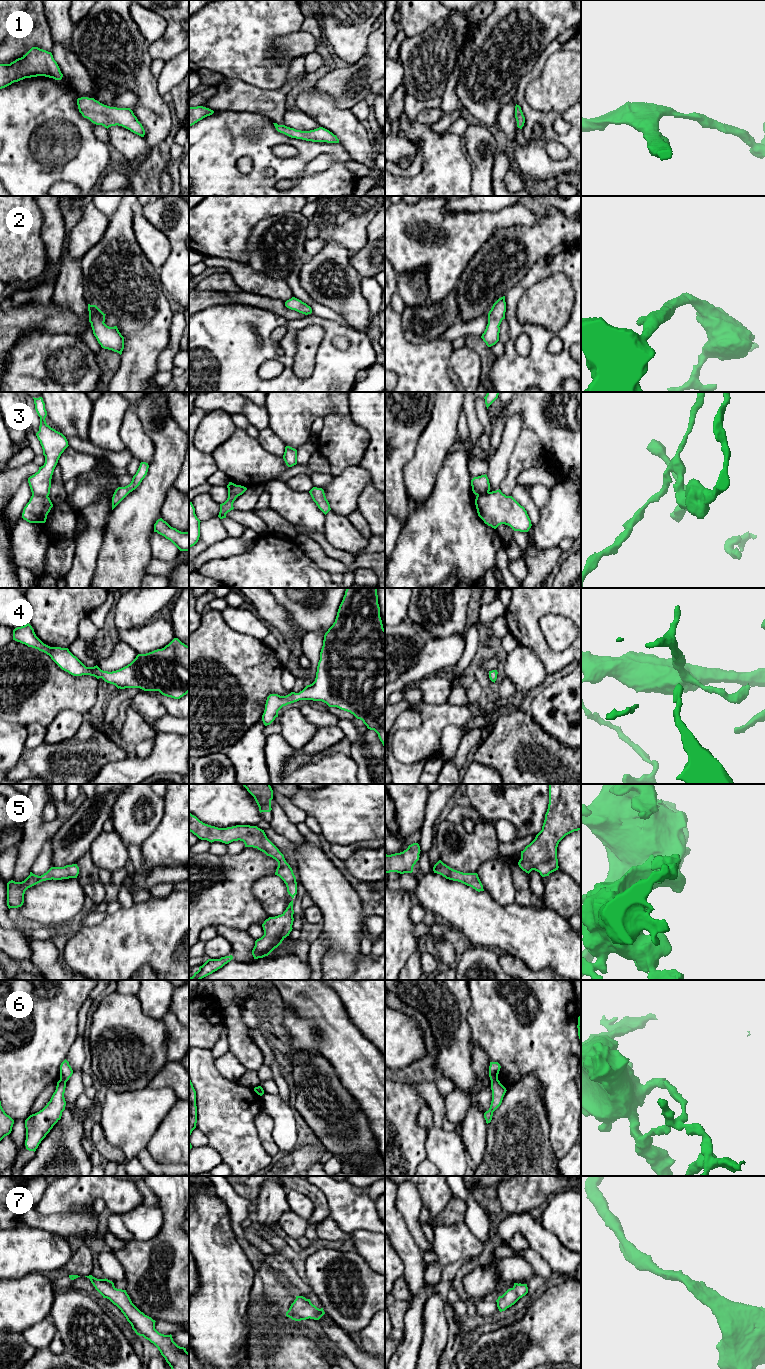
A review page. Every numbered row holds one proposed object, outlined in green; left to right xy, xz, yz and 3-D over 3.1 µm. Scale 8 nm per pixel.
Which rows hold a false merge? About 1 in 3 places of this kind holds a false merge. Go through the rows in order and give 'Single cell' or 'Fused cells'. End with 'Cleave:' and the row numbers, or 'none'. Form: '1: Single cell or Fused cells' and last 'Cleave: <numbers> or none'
1: Single cell
2: Single cell
3: Fused cells
4: Single cell
5: Single cell
6: Fused cells
7: Single cell
Cleave: 3, 6

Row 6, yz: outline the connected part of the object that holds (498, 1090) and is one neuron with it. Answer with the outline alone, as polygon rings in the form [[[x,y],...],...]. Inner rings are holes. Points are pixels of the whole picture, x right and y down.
[[[498,1079],[491,1081],[492,1101],[488,1111],[484,1113],[486,1123],[492,1120],[493,1112],[501,1105],[503,1097],[506,1093],[506,1088],[500,1083]]]

